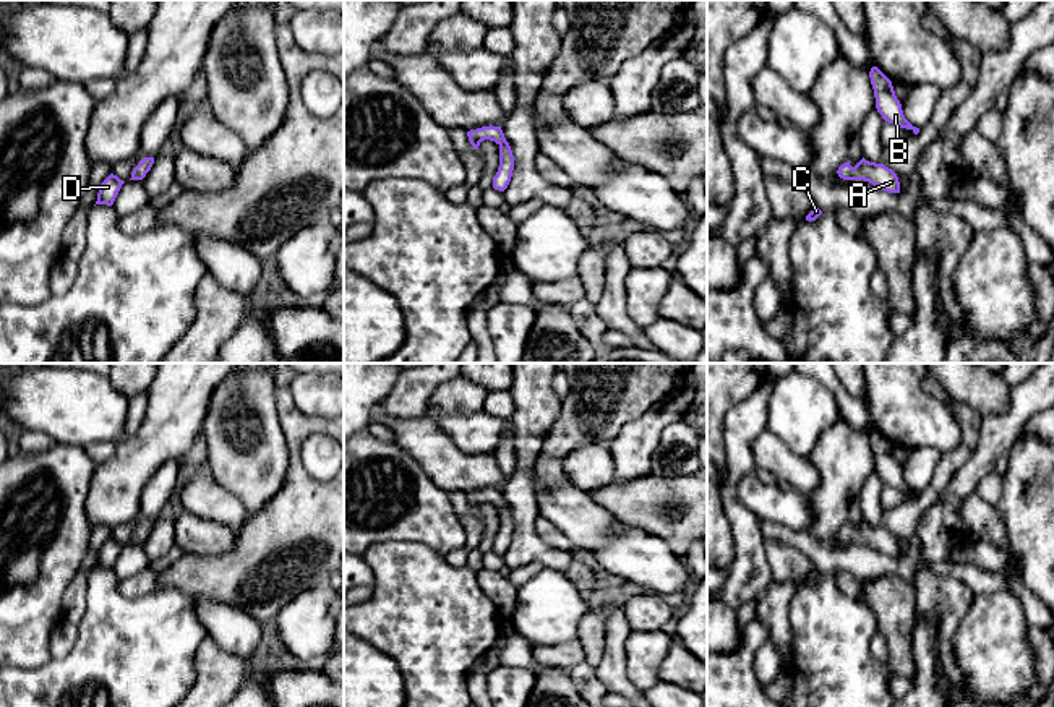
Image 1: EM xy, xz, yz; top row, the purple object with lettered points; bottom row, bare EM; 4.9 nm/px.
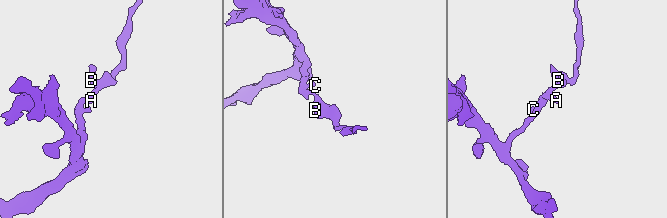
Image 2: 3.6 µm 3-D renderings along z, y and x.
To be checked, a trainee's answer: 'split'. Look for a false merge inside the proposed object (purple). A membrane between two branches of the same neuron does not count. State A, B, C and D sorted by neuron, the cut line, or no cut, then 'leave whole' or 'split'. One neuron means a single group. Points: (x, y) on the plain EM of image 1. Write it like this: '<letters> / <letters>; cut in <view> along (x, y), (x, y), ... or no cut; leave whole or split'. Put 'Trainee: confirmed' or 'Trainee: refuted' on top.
Trainee: refuted
A B C D; no cut; leave whole

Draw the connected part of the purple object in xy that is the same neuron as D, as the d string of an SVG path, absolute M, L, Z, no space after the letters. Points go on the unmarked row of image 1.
M110 537L110 538L99 548L99 556L97 556L97 564L96 564L96 568L112 569L123 546L125 546L125 545L120 543L117 538Z

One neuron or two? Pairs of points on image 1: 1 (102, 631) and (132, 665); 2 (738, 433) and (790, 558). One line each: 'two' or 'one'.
1: one
2: two

